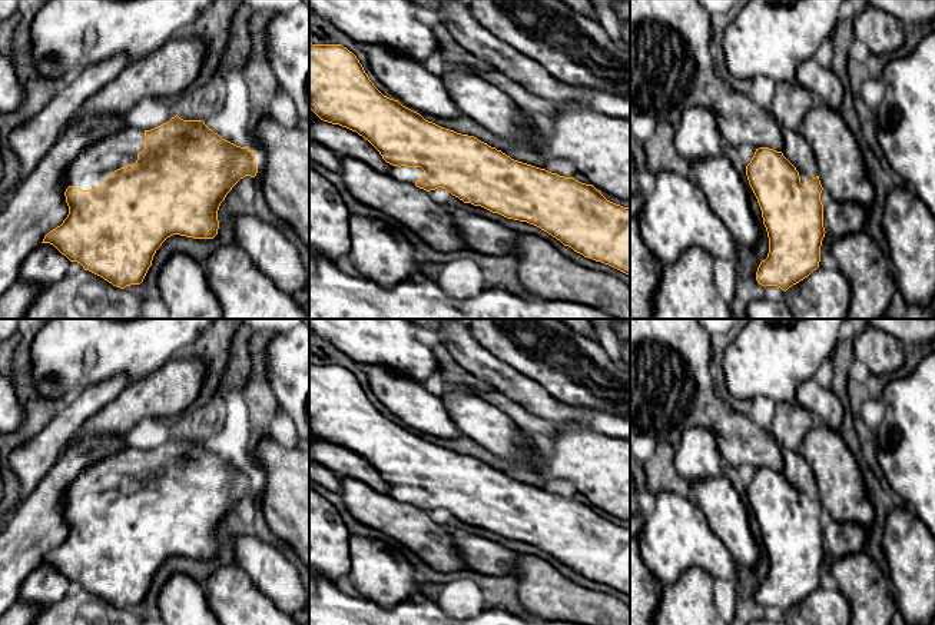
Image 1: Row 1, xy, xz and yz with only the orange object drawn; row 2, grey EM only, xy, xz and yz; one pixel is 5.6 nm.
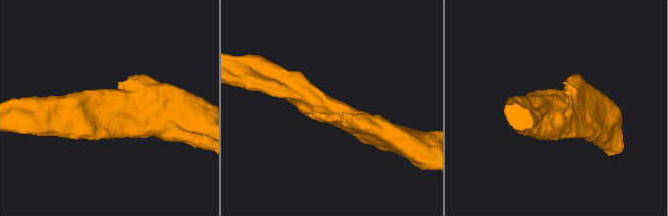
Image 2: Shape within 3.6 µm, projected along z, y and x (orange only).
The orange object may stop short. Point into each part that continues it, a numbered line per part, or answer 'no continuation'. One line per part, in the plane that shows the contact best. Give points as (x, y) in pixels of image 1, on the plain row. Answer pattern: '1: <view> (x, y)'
1: xz (341, 461)

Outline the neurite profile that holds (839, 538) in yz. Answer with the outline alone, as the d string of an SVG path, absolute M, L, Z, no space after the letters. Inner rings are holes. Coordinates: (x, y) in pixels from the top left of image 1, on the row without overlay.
M832 519L823 526L823 548L833 559L858 553L866 542L868 528Z

